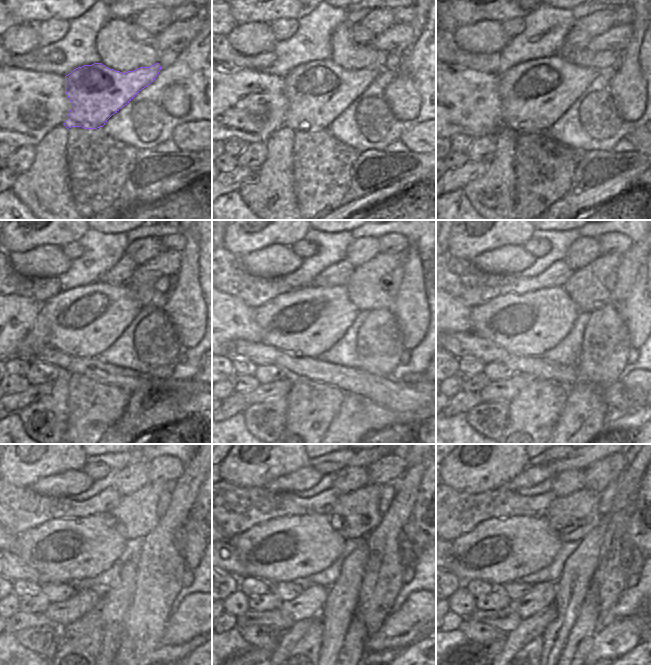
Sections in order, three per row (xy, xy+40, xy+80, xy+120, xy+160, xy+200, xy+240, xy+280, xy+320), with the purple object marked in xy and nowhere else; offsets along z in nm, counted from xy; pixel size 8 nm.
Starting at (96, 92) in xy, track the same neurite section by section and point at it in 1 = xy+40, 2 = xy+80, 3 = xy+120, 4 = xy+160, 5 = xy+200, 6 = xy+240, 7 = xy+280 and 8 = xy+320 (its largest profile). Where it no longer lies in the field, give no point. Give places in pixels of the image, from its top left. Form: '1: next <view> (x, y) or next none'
1: next xy+40 (318, 92)
2: next xy+80 (534, 95)
3: next xy+120 (83, 322)
4: next xy+160 (307, 321)
5: next xy+200 (530, 324)
6: next xy+240 (67, 548)
7: next xy+280 (283, 549)
8: next xy+320 (502, 550)

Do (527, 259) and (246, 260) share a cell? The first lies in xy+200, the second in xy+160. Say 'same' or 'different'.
same

